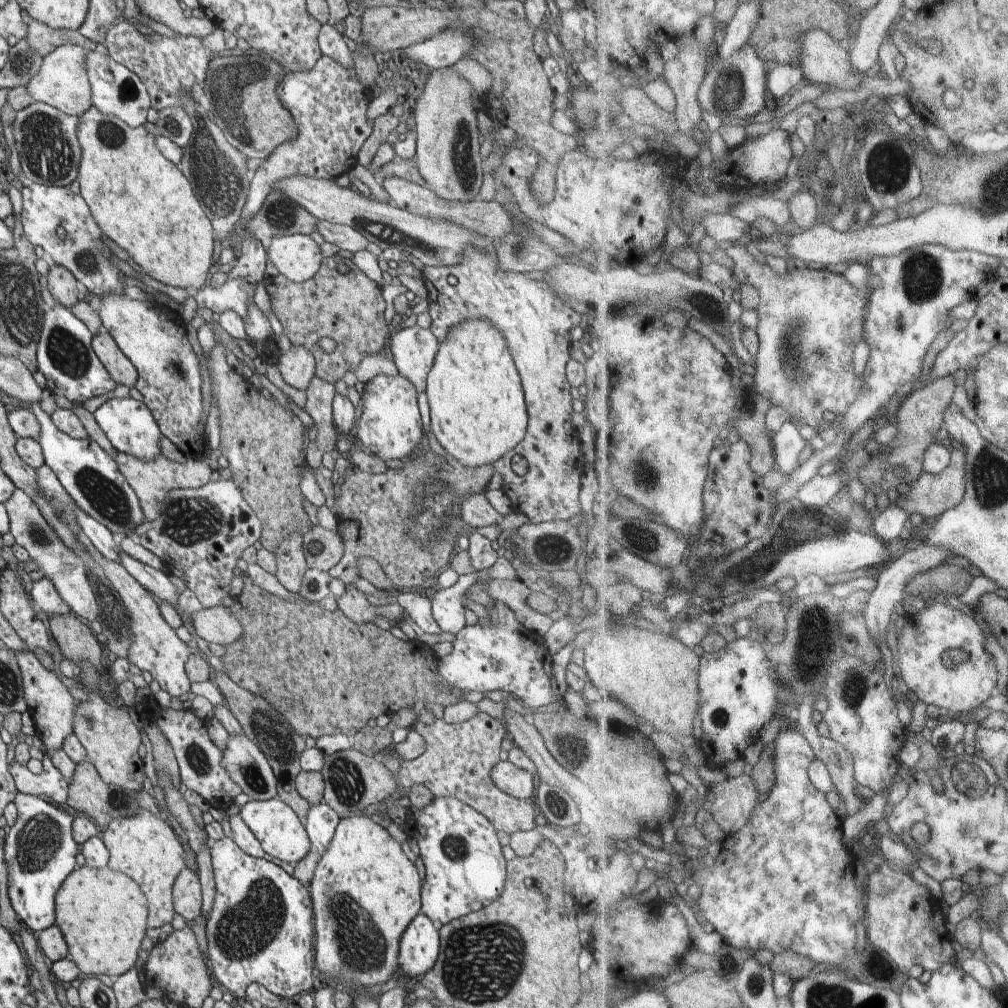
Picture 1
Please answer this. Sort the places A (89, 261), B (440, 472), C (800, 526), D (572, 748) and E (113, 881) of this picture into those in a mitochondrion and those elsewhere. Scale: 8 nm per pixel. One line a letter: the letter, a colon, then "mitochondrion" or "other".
A: mitochondrion
B: mitochondrion
C: mitochondrion
D: mitochondrion
E: other

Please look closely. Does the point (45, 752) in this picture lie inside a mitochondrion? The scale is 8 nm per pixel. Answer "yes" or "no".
no

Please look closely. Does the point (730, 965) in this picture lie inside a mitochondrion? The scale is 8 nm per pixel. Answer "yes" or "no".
yes

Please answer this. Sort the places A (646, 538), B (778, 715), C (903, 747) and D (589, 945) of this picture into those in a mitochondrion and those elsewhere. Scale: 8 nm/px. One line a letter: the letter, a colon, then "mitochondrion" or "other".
A: mitochondrion
B: other
C: other
D: other

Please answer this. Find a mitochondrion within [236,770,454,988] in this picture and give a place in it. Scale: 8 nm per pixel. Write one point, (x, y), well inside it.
(360, 943)

